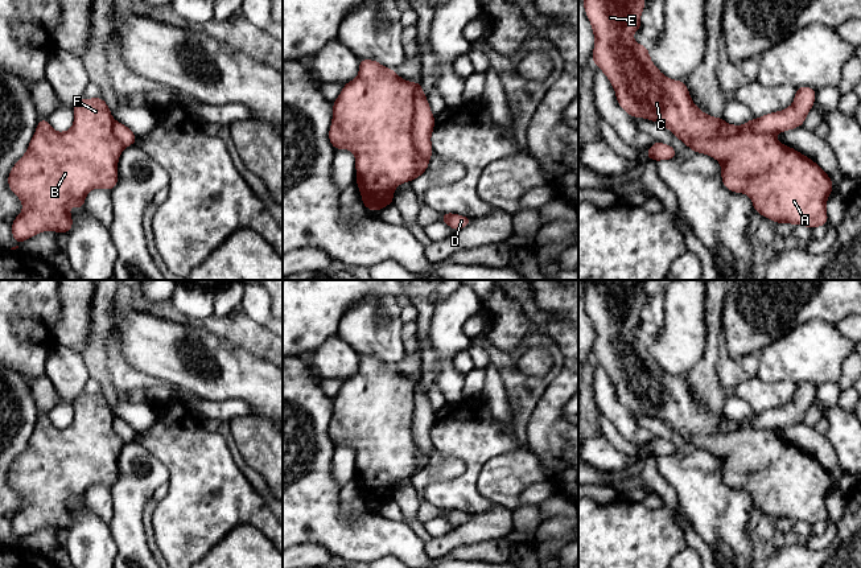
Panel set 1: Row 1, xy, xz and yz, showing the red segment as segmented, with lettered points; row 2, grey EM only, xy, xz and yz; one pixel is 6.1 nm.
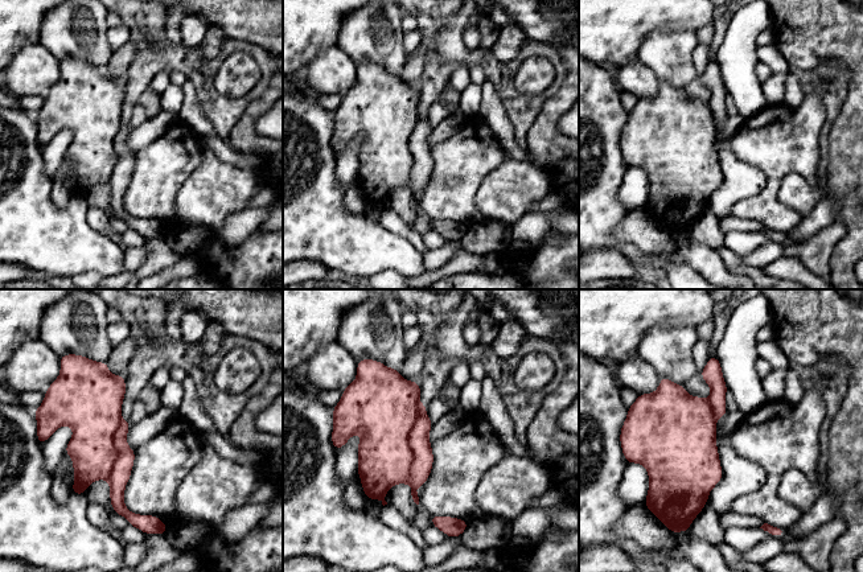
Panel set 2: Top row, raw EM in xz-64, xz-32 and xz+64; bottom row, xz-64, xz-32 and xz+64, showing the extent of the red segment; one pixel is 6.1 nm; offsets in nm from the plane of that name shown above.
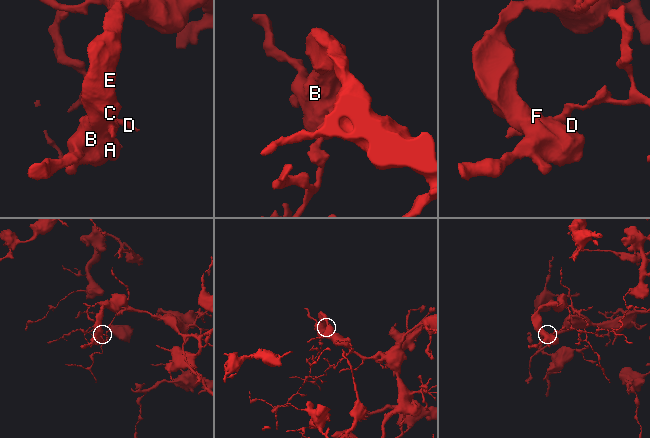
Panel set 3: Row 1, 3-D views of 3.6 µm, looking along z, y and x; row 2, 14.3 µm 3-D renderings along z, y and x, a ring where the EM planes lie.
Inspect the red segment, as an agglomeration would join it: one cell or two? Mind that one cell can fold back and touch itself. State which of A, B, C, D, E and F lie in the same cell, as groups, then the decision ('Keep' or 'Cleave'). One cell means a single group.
Groups: A B C E F / D. Cleave

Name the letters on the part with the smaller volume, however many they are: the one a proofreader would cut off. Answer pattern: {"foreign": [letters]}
{"foreign": ["D"]}

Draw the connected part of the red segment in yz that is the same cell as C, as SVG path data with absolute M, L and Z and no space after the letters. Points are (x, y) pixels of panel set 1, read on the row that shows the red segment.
M584 0L584 9L594 33L592 61L603 71L615 91L619 107L631 118L658 122L670 129L692 152L705 153L721 164L724 186L750 197L755 213L775 223L816 229L828 225L827 198L833 192L831 177L811 159L782 145L775 135L754 132L751 118L736 135L722 136L721 116L704 114L692 102L687 85L663 75L650 58L648 48L633 40L646 0Z

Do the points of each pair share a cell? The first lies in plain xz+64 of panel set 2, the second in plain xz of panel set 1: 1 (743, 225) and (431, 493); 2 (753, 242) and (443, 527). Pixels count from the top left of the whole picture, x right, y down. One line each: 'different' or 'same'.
1: different
2: same

